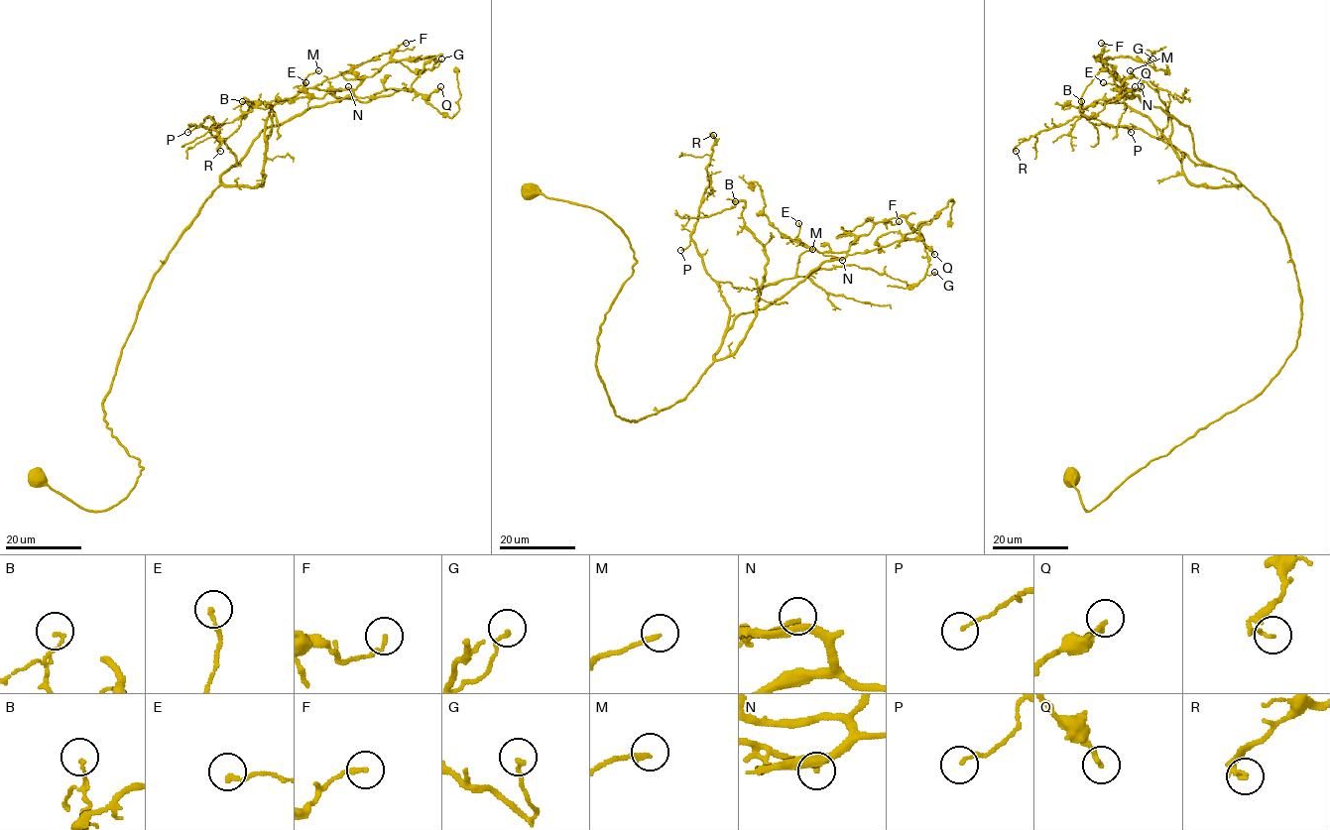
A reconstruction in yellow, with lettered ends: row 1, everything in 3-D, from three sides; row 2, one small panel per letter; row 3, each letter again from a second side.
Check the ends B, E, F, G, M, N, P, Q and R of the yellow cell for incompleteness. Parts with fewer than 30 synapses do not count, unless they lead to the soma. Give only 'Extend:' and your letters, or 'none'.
Extend: N

